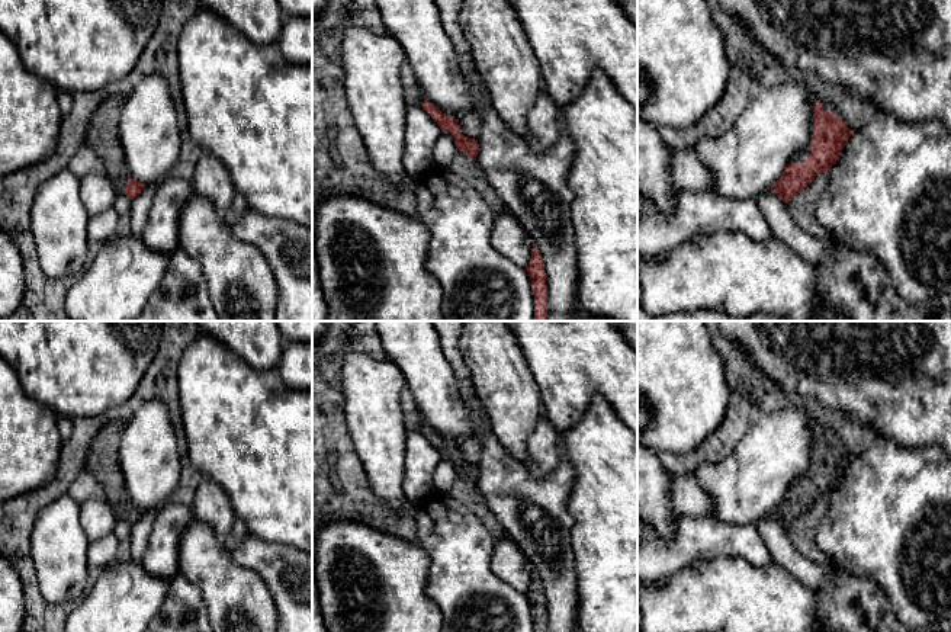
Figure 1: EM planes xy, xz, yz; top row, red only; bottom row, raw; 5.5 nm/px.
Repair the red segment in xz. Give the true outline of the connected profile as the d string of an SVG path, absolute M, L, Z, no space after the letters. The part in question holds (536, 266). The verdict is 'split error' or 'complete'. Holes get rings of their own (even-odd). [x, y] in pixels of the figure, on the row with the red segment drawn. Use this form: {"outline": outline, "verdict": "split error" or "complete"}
{"outline": "M536 246L531 248L531 259L526 266L526 270L531 279L531 291L534 295L534 321L549 321L544 262Z", "verdict": "complete"}

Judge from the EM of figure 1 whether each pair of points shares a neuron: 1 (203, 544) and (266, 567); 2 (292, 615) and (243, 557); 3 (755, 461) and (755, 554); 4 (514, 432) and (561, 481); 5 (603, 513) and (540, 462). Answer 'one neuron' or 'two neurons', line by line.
1: two neurons
2: one neuron
3: two neurons
4: two neurons
5: two neurons

